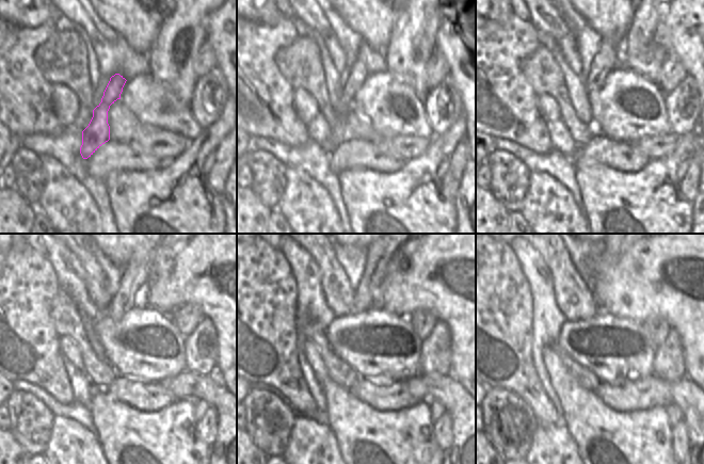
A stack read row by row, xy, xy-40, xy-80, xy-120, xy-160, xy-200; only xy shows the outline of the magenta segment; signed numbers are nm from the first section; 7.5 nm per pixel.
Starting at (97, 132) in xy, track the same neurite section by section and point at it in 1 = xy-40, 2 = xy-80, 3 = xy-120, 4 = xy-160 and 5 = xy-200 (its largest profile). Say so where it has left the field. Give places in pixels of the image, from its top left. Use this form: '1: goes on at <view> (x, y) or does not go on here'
1: goes on at xy-40 (340, 132)
2: goes on at xy-80 (606, 59)
3: goes on at xy-120 (137, 273)
4: goes on at xy-160 (378, 255)
5: goes on at xy-200 (612, 255)

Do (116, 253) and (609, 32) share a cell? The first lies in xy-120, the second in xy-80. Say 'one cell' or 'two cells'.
one cell

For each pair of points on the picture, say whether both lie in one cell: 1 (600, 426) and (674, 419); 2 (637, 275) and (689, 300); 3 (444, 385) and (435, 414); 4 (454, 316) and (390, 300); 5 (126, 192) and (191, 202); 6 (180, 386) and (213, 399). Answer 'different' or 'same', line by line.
1: different
2: same
3: different
4: same
5: same
6: same

